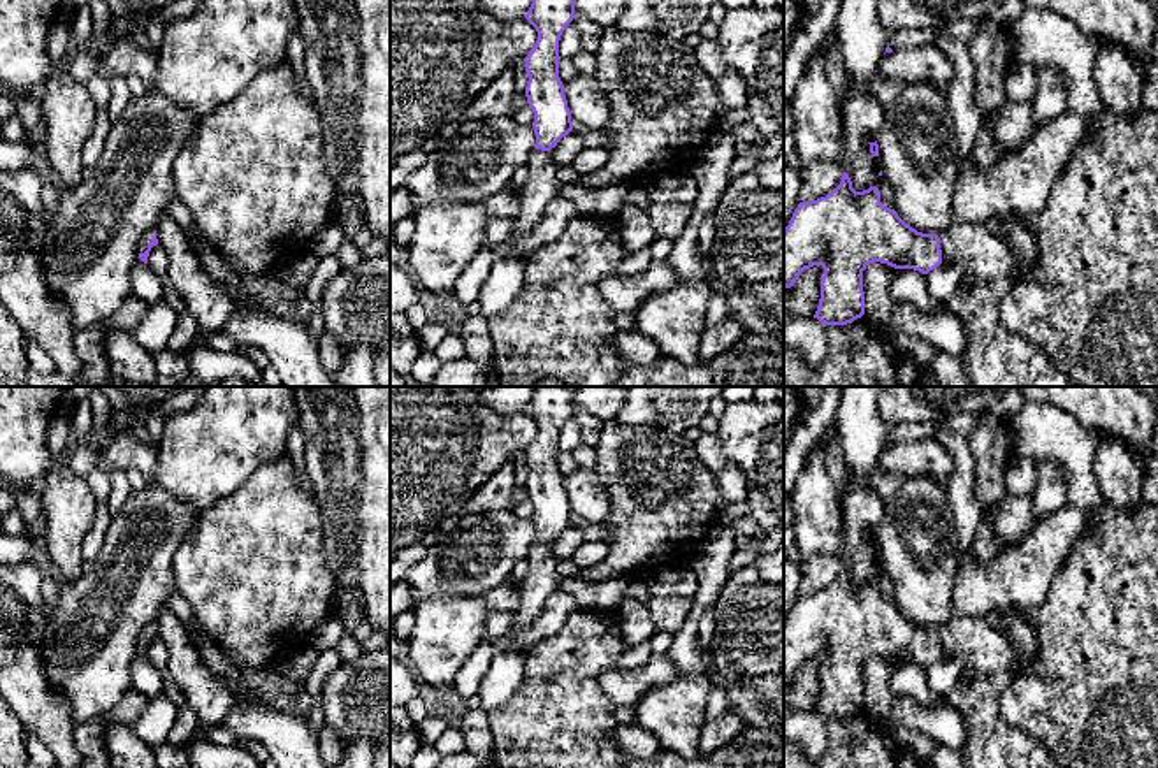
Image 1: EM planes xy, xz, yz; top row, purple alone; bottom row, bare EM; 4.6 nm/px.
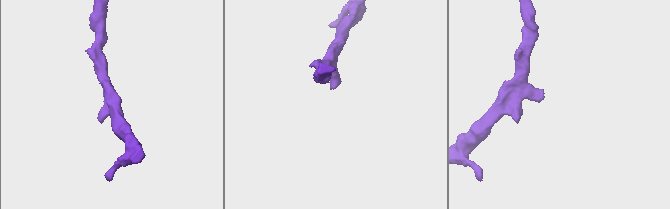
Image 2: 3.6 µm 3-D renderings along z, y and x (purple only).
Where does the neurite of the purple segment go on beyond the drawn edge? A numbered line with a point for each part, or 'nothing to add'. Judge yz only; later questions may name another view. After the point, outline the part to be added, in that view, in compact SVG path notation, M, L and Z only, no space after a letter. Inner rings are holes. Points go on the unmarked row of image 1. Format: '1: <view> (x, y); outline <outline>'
1: yz (983, 649); outline M952 619L938 631L942 650L961 661L961 678L973 680L1000 670L1016 677L1031 663L1019 661L1009 636L984 619Z

